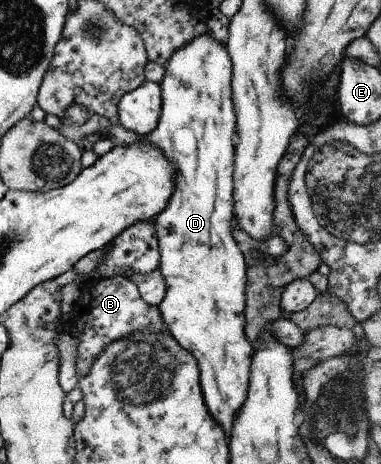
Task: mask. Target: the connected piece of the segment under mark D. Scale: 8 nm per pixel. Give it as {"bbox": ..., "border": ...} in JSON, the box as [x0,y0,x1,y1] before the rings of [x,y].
{"bbox":[105,32,253,434],"border":[[[207,32],[176,48],[163,67],[164,75],[158,84],[160,115],[155,128],[141,137],[116,122],[107,128],[105,136],[114,145],[128,145],[133,141],[151,143],[163,152],[173,167],[174,186],[171,196],[165,208],[153,218],[158,242],[158,269],[166,286],[163,300],[156,307],[165,331],[196,360],[198,383],[206,412],[225,434],[229,434],[246,397],[253,353],[244,333],[246,266],[242,252],[229,232],[229,220],[233,214],[231,170],[236,130],[234,106],[230,100],[232,66],[225,45]]]}

